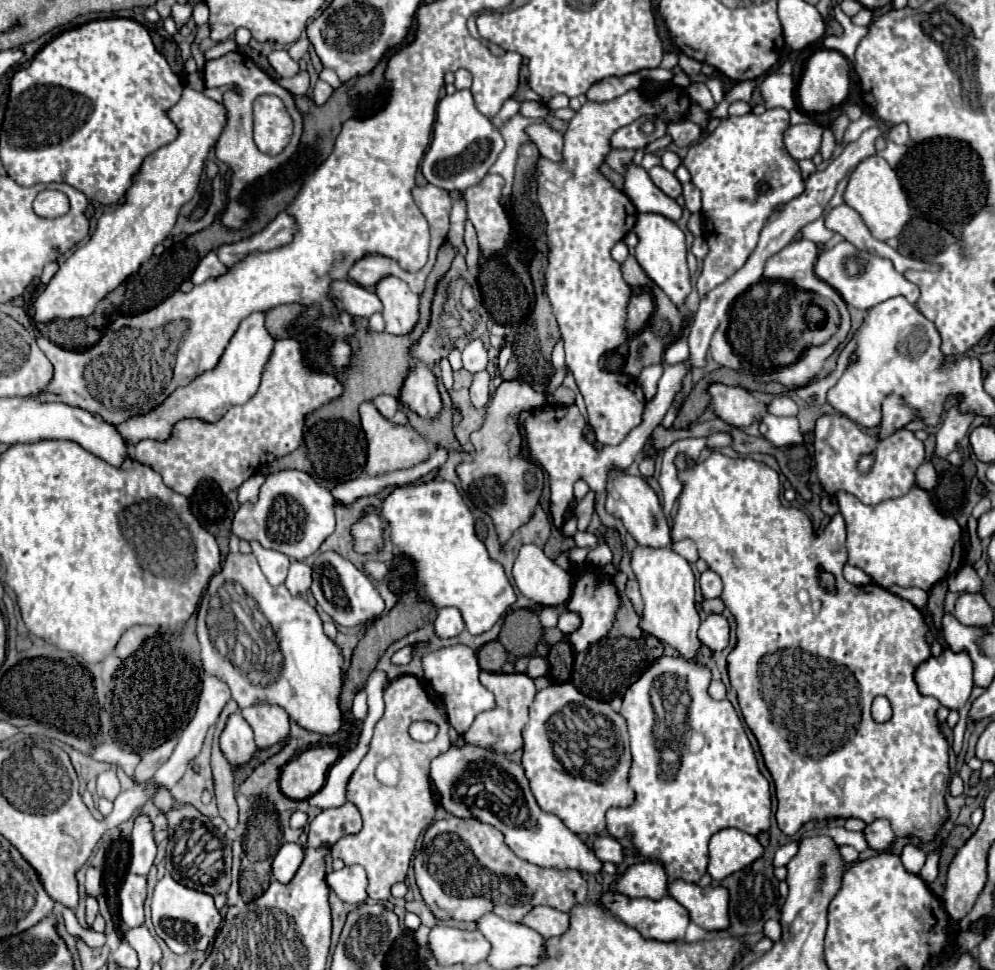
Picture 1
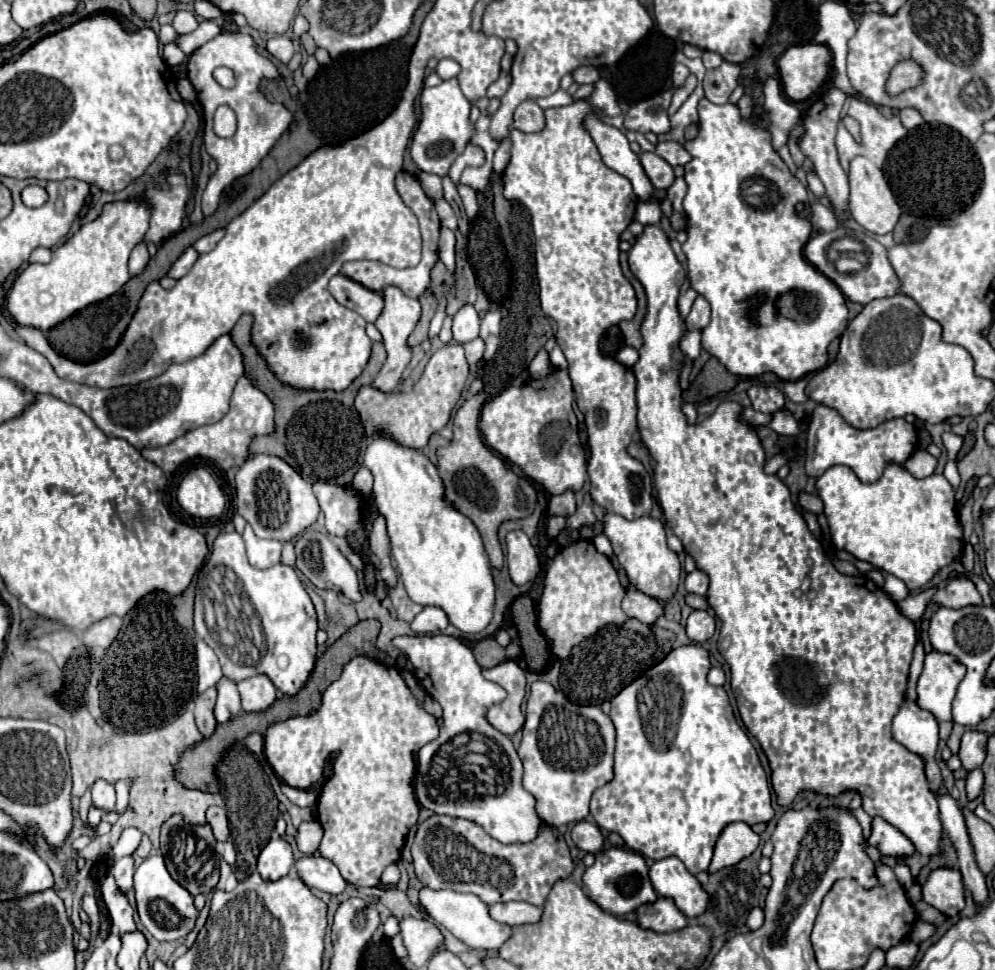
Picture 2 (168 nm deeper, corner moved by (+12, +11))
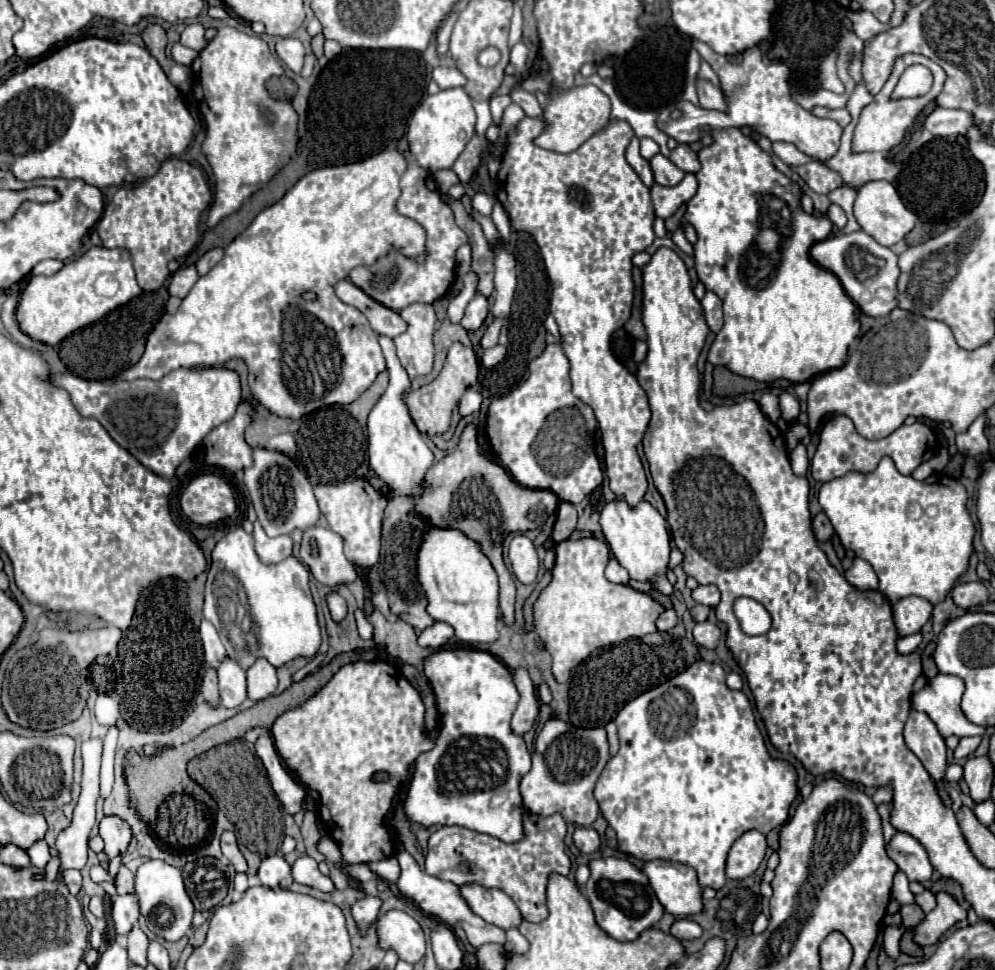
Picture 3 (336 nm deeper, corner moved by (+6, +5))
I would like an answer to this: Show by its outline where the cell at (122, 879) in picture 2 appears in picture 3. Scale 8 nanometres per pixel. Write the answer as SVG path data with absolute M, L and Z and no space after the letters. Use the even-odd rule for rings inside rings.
M120 894L114 904L112 904L112 918L118 934L128 934L130 928L136 924L140 916L140 906L138 906L138 896L132 894Z

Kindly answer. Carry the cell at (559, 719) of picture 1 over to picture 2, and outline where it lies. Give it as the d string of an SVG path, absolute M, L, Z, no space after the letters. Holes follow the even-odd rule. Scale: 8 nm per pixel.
M534 682L526 702L526 724L522 728L522 744L518 756L524 762L524 788L536 798L536 812L548 826L580 822L588 816L590 796L596 788L612 780L614 758L614 724L600 706L576 706L548 682Z

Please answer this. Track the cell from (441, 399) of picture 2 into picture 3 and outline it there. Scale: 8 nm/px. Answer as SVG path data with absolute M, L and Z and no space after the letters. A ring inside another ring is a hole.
M452 344L444 362L442 372L426 386L412 390L404 396L404 402L408 406L408 412L418 428L420 434L432 438L436 434L444 434L450 428L450 418L452 418L452 410L454 406L458 406L458 400L462 398L462 394L474 386L478 382L478 360L472 348L462 346L462 344Z

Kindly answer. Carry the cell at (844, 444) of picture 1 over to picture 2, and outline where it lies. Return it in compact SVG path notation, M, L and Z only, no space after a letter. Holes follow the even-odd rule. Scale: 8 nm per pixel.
M818 404L814 414L812 414L812 422L810 422L810 428L808 428L808 442L806 442L806 474L808 476L822 476L824 470L836 466L836 464L844 464L848 468L852 468L856 472L856 476L862 480L862 482L876 482L880 476L882 476L882 470L884 466L892 460L892 458L898 458L898 462L906 462L912 452L916 450L916 430L912 424L908 424L904 418L894 418L894 420L888 420L888 422L882 422L880 426L876 428L870 428L870 430L856 430L852 428L834 408L828 408L828 406L822 406Z

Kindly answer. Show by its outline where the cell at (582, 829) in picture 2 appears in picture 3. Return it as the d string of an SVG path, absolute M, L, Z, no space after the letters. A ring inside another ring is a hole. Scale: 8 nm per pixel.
M576 828L572 838L574 838L576 848L584 854L592 854L600 848L600 836L594 828Z

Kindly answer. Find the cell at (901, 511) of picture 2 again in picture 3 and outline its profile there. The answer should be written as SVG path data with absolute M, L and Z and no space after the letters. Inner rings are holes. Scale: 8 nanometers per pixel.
M882 458L878 468L870 474L848 472L846 476L822 484L818 492L818 502L830 518L840 544L846 550L856 552L858 558L866 560L874 568L880 580L878 590L886 594L892 604L906 596L920 596L938 604L966 572L974 538L974 524L970 520L966 500L966 488L958 480L952 478L952 486L944 484L942 474L932 474L926 480L914 480L912 476L900 474L890 458Z

